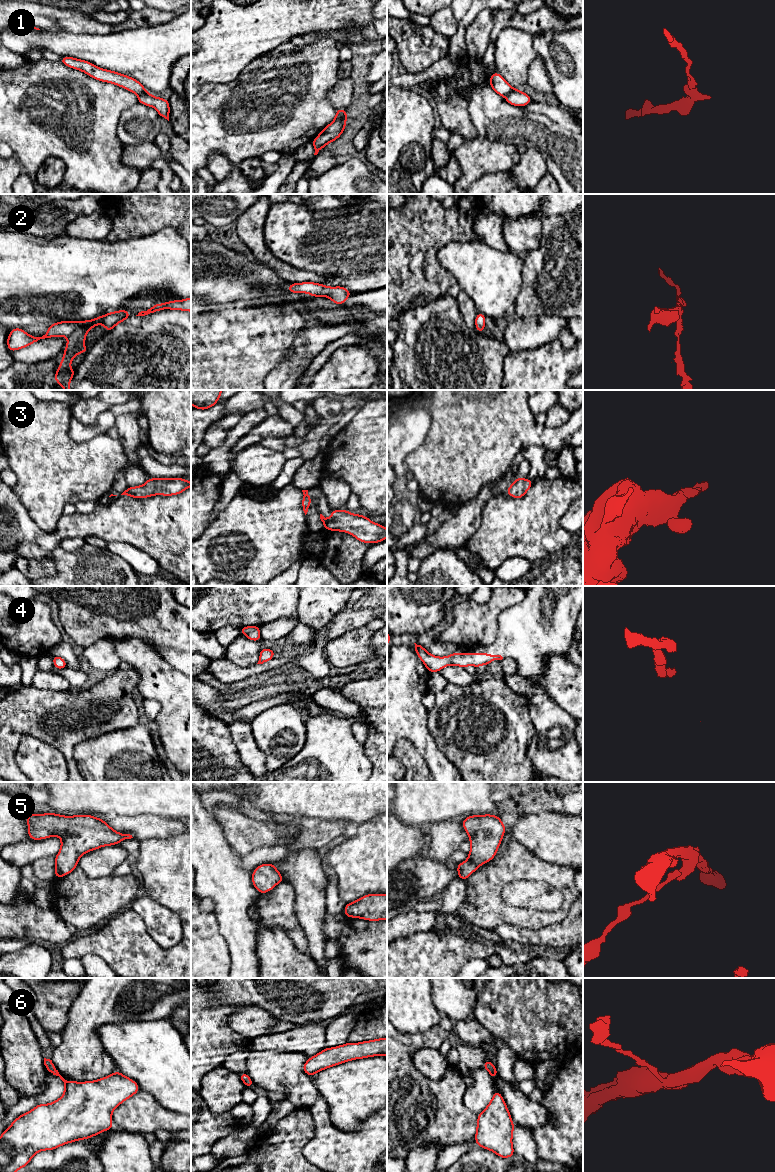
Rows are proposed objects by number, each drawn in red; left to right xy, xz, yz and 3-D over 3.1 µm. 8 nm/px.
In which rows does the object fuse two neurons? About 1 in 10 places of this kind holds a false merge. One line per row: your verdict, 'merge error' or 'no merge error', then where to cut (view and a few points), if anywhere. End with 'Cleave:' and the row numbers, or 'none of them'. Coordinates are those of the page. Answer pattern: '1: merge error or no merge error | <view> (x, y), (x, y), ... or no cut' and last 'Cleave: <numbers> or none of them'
1: merge error | xz (345, 115), (334, 121)
2: no merge error | no cut
3: no merge error | no cut
4: no merge error | no cut
5: no merge error | no cut
6: no merge error | no cut
Cleave: 1

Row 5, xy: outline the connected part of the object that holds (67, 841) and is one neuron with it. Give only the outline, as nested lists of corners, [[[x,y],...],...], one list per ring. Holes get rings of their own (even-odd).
[[[35,813],[27,814],[27,823],[28,838],[61,838],[61,848],[55,856],[55,878],[71,873],[86,852],[133,838],[130,834],[116,832],[105,821],[91,815]]]

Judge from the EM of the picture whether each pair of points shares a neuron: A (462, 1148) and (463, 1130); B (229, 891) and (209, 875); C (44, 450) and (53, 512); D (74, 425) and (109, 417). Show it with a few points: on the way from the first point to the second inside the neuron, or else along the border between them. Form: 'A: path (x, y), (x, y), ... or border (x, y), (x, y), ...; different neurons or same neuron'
A: border (474, 1137), (465, 1142), (452, 1143), (440, 1150); different neurons
B: path (224, 886), (214, 876); same neuron
C: path (46, 465), (46, 497); same neuron
D: path (83, 429), (97, 429), (100, 426); same neuron

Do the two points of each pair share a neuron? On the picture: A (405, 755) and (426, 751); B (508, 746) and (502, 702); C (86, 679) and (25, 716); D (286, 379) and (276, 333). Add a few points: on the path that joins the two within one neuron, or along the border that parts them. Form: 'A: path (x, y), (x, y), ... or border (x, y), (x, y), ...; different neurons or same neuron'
A: border (400, 738), (406, 738), (414, 745), (430, 771); different neurons
B: path (508, 735), (509, 721), (506, 713); same neuron
C: border (93, 679), (84, 687), (71, 689); different neurons
D: border (294, 340), (291, 349), (266, 377); different neurons

